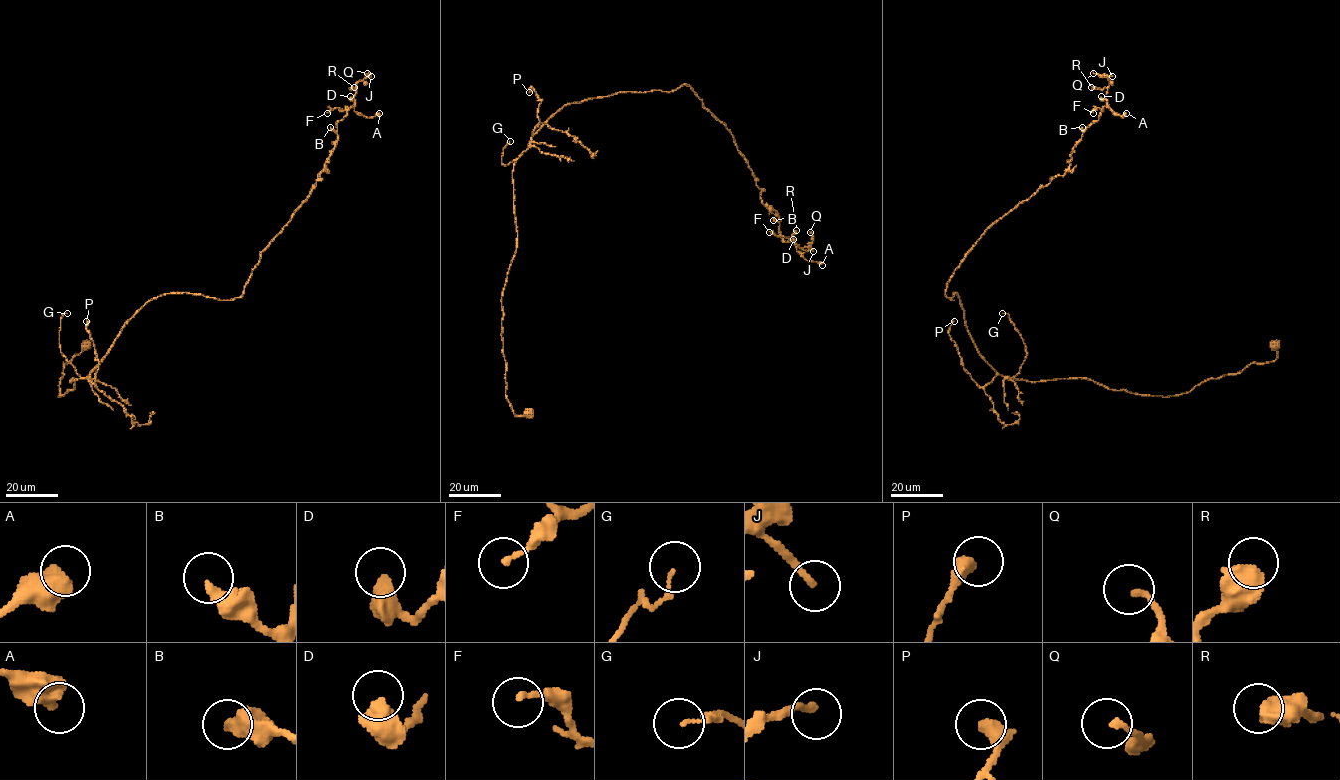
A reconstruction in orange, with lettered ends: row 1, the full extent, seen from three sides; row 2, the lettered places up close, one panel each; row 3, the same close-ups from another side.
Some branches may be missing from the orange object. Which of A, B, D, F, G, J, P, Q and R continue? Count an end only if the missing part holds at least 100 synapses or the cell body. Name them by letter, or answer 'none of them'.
none of them

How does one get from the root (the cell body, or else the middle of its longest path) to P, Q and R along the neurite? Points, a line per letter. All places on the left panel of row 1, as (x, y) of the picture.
P: (88, 344), (63, 363), (59, 397), (74, 388), (73, 378), (90, 374), (97, 387), (99, 363), (86, 321)
Q: (88, 344), (63, 363), (59, 397), (147, 302), (178, 292), (241, 296), (260, 253), (309, 195), (367, 73)
R: (88, 344), (63, 363), (59, 397), (147, 302), (178, 292), (241, 296), (260, 253), (318, 179), (354, 87)

